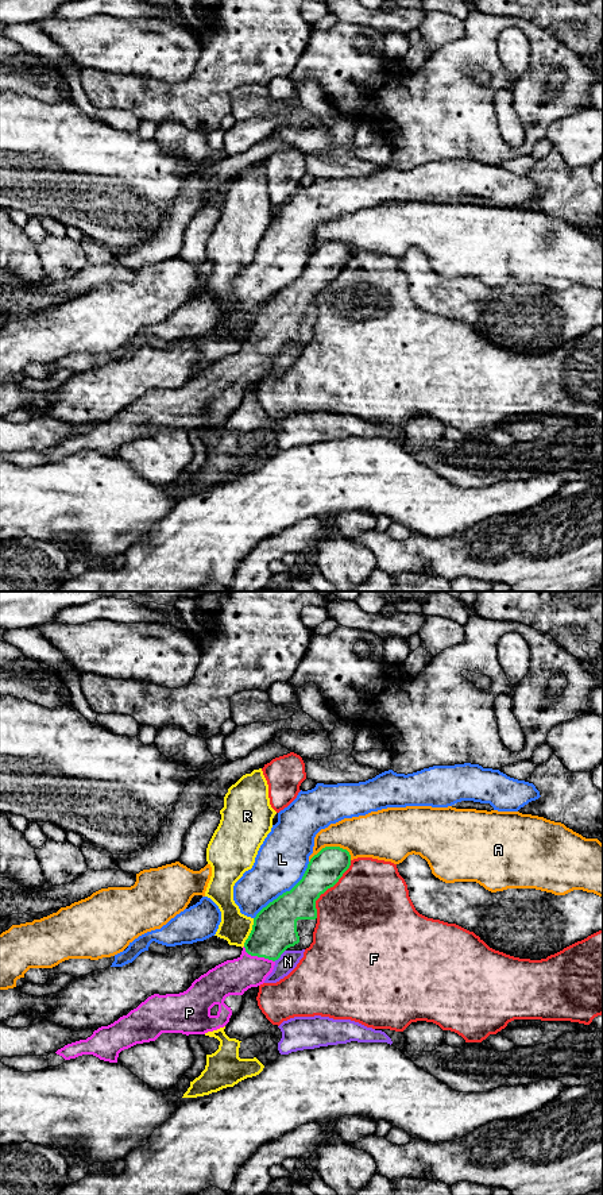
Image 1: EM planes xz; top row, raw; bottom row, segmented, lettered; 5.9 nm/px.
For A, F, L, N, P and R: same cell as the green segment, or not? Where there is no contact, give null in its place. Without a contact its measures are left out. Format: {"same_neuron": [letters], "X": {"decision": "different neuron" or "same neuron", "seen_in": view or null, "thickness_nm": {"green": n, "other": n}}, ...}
{"same_neuron": ["P"], "A": {"decision": "different neuron", "seen_in": "xz", "thickness_nm": {"green": 200, "other": 260}}, "F": {"decision": "different neuron", "seen_in": "xz", "thickness_nm": {"green": 200, "other": 480}}, "L": {"decision": "different neuron", "seen_in": "xz", "thickness_nm": {"green": 260, "other": 300}}, "N": {"decision": "different neuron", "seen_in": "xz", "thickness_nm": {"green": 260, "other": 110}}, "P": {"decision": "same neuron", "seen_in": "xz", "thickness_nm": {"green": 260, "other": 200}}, "R": {"decision": "different neuron", "seen_in": "xz", "thickness_nm": {"green": 260, "other": 180}}}

